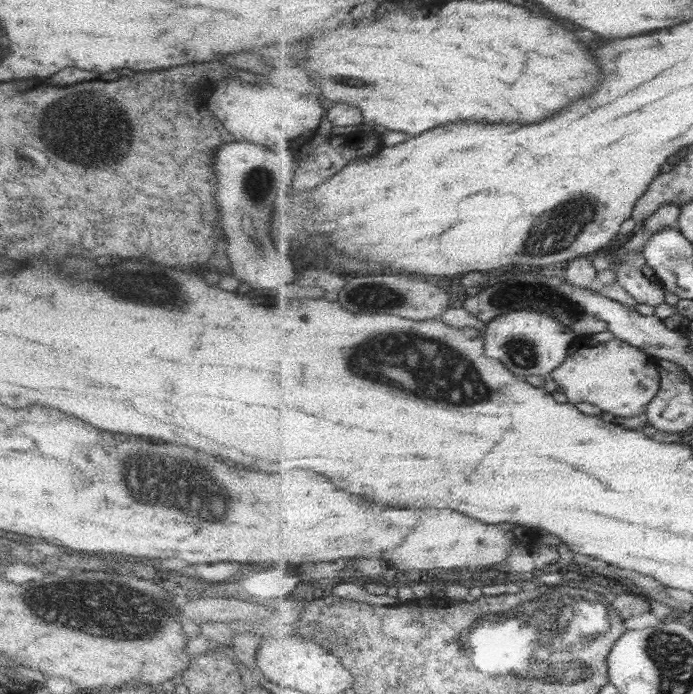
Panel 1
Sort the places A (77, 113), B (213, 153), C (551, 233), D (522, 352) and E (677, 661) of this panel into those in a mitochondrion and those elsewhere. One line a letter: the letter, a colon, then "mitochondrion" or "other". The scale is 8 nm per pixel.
A: mitochondrion
B: other
C: mitochondrion
D: mitochondrion
E: mitochondrion

